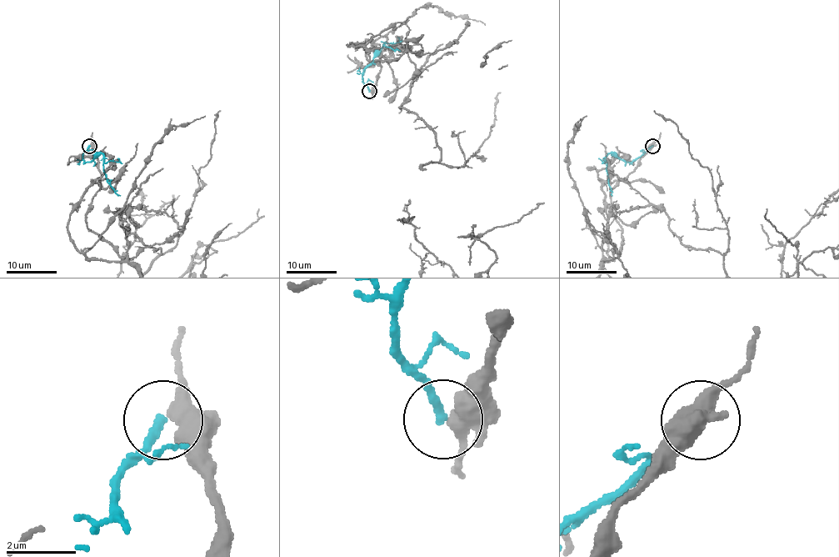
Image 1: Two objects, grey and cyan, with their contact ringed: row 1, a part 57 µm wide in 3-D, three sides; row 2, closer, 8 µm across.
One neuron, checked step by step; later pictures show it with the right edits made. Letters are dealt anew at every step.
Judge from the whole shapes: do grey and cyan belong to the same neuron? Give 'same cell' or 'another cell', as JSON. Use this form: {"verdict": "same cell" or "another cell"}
{"verdict": "another cell"}

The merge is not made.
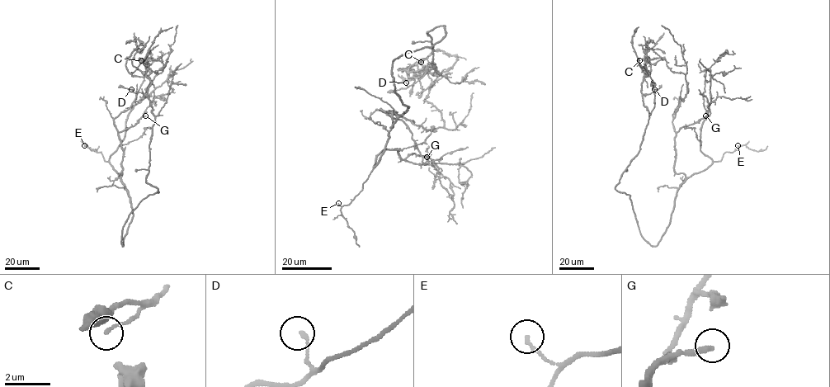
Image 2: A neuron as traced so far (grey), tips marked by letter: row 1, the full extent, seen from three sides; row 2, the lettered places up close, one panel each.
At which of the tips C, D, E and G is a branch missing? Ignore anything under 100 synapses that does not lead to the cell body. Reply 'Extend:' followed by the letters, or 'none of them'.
Extend: G

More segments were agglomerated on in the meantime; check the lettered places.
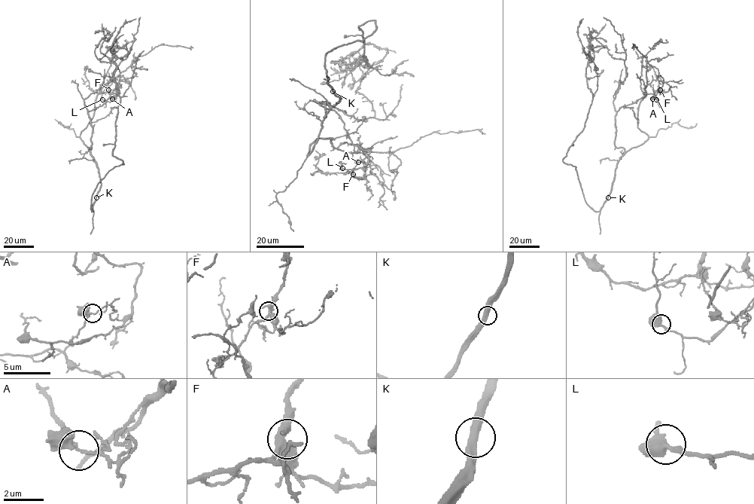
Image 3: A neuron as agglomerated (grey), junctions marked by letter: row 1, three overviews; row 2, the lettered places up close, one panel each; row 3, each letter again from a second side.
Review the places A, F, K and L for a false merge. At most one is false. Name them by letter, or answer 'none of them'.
none of them

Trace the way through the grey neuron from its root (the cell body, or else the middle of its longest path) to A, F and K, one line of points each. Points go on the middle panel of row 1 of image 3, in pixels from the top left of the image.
A: (326, 76), (340, 99), (324, 117), (326, 102), (351, 142), (370, 151), (358, 162)
F: (326, 76), (340, 99), (324, 117), (326, 102), (320, 105), (338, 115), (351, 142), (370, 151), (353, 174)
K: (326, 76), (332, 91)

